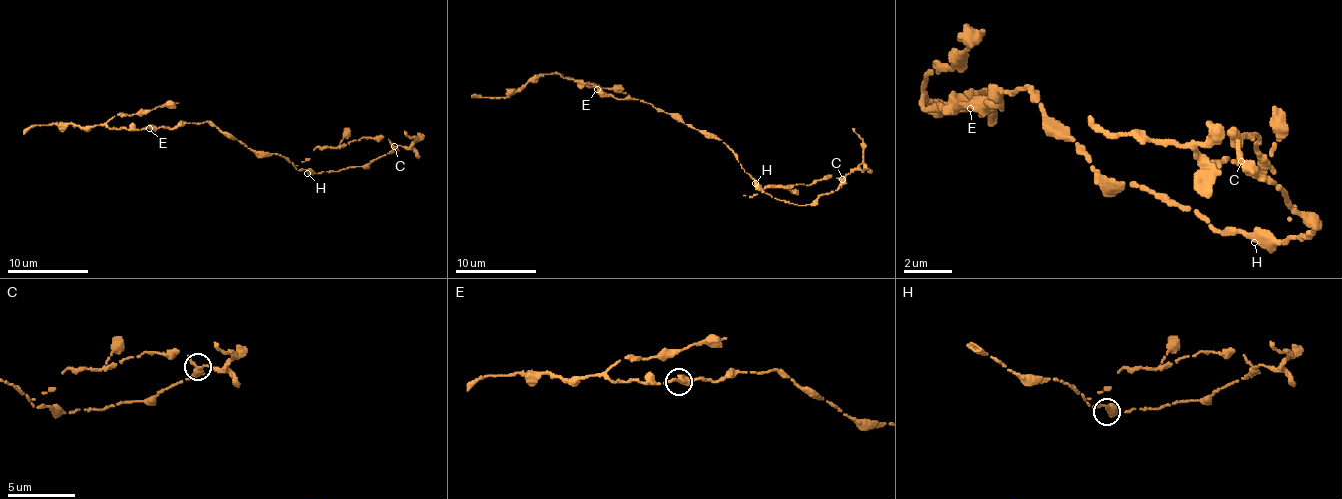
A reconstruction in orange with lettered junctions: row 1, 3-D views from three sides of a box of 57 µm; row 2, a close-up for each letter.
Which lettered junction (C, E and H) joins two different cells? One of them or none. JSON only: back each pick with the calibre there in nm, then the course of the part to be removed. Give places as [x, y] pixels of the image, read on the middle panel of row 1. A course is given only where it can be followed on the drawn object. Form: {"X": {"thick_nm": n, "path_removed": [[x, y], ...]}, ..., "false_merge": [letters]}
{"C": {"thick_nm": 380, "path_removed": [[842, 179], [832, 177], [785, 187], [765, 187], [757, 194], [743, 196]]}, "false_merge": ["C"]}

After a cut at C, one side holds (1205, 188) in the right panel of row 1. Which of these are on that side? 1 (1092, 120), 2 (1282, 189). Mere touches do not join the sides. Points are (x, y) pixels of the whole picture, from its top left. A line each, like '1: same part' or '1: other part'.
1: same part
2: other part

